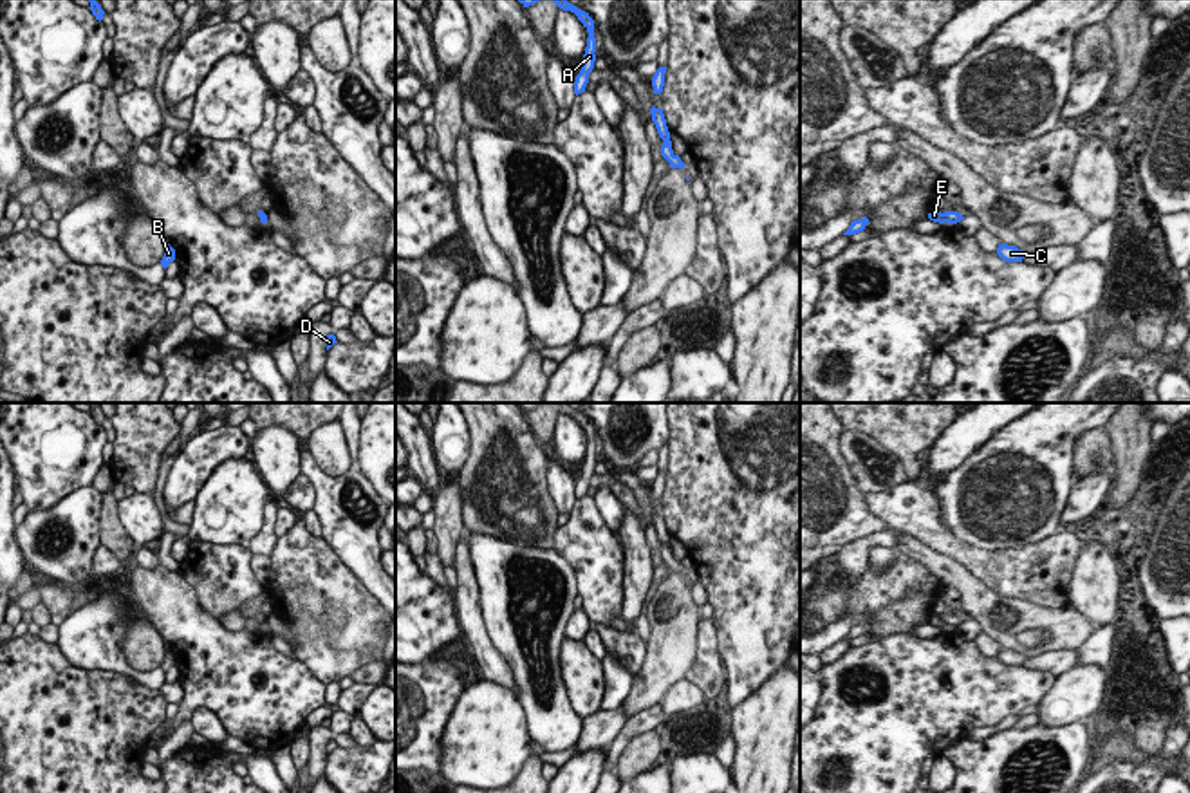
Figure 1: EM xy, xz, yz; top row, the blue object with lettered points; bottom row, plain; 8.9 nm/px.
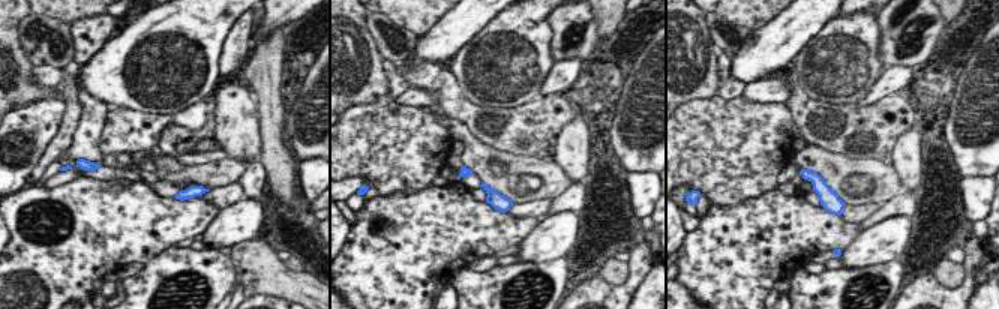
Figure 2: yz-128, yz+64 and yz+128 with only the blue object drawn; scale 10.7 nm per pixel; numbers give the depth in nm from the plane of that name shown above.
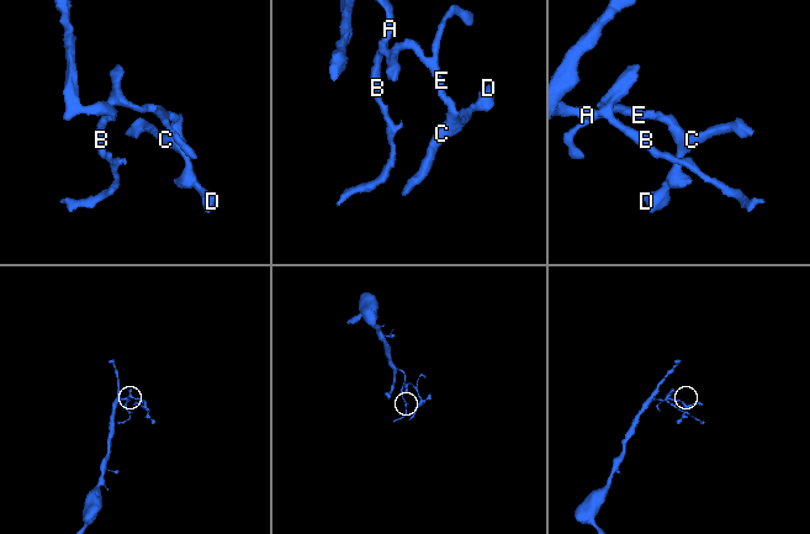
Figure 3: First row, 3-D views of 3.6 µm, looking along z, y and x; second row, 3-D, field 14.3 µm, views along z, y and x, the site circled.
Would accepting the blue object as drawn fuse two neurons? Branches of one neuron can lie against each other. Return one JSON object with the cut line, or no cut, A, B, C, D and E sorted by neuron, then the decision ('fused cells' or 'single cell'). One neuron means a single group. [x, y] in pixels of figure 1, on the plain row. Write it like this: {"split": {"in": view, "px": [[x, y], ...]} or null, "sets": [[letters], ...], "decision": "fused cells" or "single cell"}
{"split": {"in": "xz", "px": [[665, 546], [670, 550]]}, "sets": [["A", "B", "E"], ["C", "D"]], "decision": "fused cells"}

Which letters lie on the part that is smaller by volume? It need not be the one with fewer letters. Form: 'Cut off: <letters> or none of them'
Cut off: C, D

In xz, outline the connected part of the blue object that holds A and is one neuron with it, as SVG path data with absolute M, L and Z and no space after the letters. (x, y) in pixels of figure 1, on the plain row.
M551 403L551 405L560 414L574 417L589 437L581 475L580 475L580 479L576 480L576 486L574 486L574 499L578 500L578 499L585 497L585 491L589 488L589 479L592 477L594 466L596 466L596 459L594 459L596 457L594 424L589 421L589 417L585 417L585 415L578 414L576 410L569 408L565 403Z

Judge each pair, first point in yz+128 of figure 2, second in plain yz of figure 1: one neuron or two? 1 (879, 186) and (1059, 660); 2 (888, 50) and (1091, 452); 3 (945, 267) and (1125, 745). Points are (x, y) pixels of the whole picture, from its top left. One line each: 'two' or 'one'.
1: two
2: one
3: two

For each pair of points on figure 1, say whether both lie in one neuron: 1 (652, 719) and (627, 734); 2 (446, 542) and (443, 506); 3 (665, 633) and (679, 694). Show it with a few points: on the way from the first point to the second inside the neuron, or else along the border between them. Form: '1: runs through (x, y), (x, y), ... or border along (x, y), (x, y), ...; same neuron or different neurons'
1: runs through (647, 719), (632, 728); same neuron
2: runs through (446, 533), (446, 515); same neuron
3: border along (683, 678), (660, 701); different neurons

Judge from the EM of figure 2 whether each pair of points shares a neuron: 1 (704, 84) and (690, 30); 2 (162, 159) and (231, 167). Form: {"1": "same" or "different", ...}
{"1": "same", "2": "same"}

